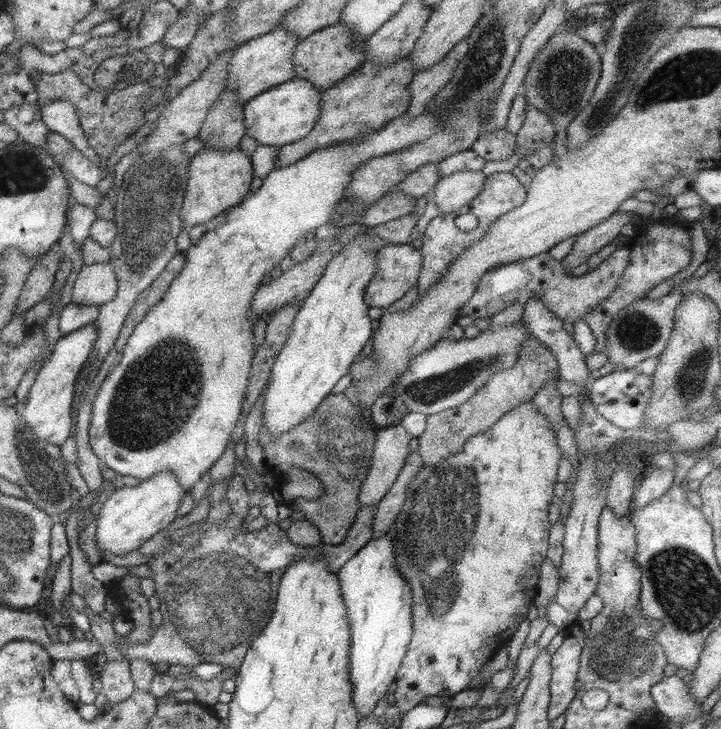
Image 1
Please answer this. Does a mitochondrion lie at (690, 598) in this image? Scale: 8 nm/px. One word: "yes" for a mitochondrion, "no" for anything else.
yes

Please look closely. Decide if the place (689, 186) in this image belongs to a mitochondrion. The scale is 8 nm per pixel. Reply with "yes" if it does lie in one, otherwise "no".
no

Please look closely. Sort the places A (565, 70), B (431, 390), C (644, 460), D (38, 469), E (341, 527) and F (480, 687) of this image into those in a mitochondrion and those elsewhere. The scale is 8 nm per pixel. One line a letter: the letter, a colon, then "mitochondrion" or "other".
A: mitochondrion
B: mitochondrion
C: other
D: mitochondrion
E: other
F: other

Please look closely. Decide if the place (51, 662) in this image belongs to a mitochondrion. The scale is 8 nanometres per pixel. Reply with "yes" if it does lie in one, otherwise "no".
no

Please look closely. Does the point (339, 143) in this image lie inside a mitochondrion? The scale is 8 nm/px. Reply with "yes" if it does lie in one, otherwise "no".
no

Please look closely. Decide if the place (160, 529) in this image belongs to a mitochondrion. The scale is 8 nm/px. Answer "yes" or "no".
no

